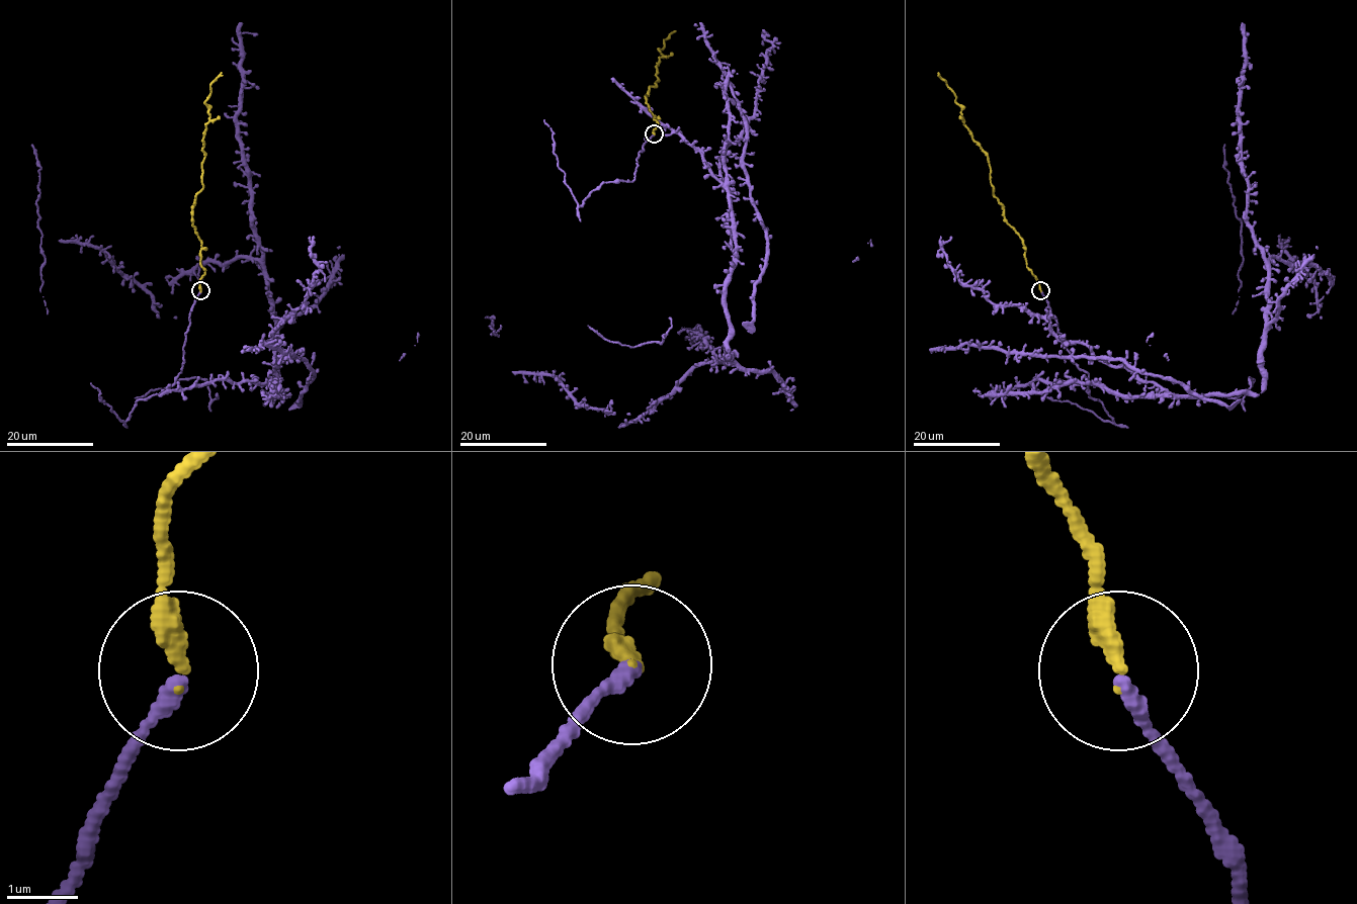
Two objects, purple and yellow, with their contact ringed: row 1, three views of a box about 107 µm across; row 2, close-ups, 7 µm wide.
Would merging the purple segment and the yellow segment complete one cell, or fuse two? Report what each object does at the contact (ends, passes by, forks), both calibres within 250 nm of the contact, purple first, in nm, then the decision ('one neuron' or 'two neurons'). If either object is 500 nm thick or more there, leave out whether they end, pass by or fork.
purple ends there; yellow ends there; 200 nm thick on the purple side, 280 nm on the other; one neuron

